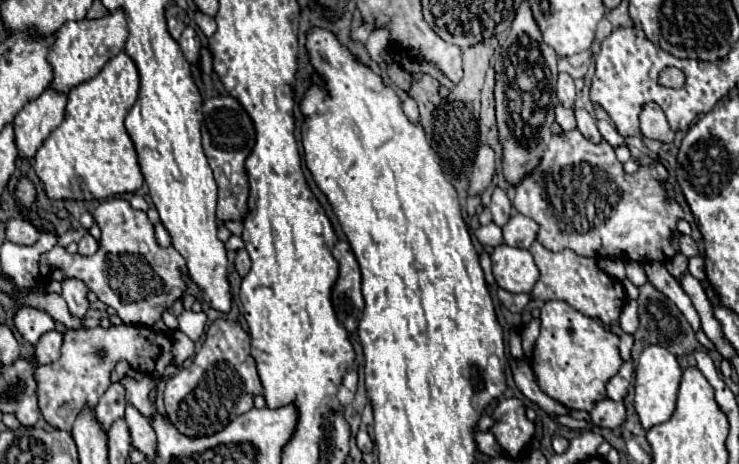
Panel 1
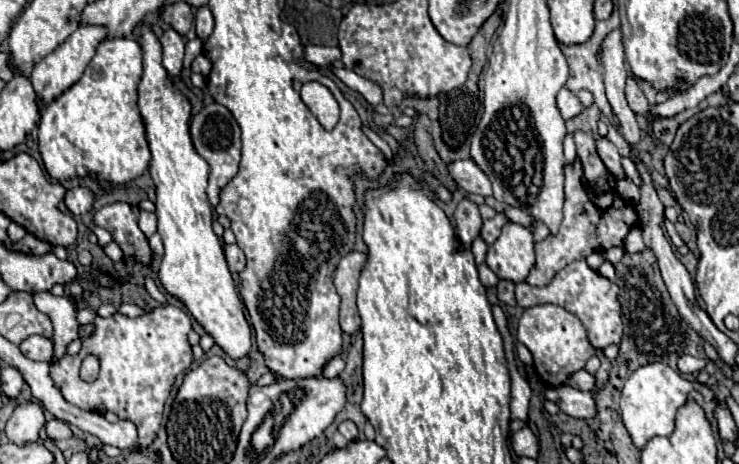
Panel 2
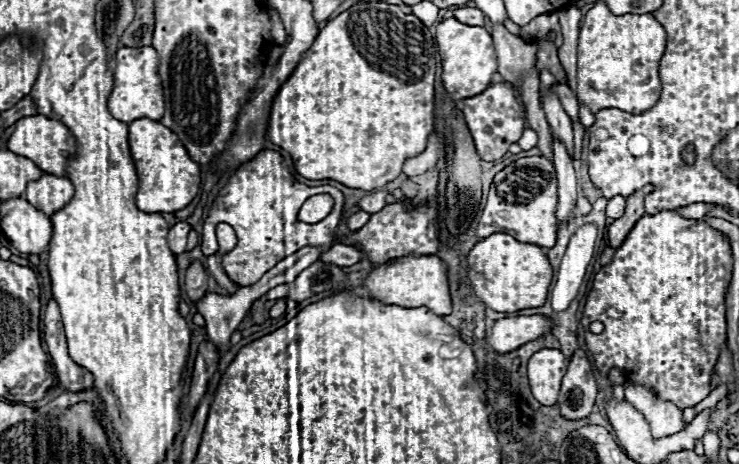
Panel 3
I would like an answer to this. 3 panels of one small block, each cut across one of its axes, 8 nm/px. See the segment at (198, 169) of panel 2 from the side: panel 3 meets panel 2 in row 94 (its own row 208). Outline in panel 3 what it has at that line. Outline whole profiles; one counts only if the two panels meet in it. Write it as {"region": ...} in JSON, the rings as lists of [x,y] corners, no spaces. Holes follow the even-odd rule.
{"region":[[[140,118],[128,124],[130,126],[130,152],[136,164],[136,172],[138,172],[138,194],[136,194],[136,204],[142,212],[178,212],[182,208],[186,208],[198,188],[200,188],[200,164],[194,162],[184,144],[180,144],[178,136],[162,126],[156,120],[148,120],[148,118]]]}

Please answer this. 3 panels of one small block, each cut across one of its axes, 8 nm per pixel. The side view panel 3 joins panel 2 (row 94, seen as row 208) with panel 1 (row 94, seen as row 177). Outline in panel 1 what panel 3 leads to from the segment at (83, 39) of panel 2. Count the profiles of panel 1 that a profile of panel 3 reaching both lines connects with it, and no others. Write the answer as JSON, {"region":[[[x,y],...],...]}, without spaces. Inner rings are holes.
{"region":[[[46,88],[34,102],[28,102],[18,116],[14,118],[14,142],[18,148],[18,156],[32,158],[36,150],[42,146],[42,142],[48,138],[48,134],[64,120],[64,106],[66,106],[66,94],[56,94],[52,88]]]}

